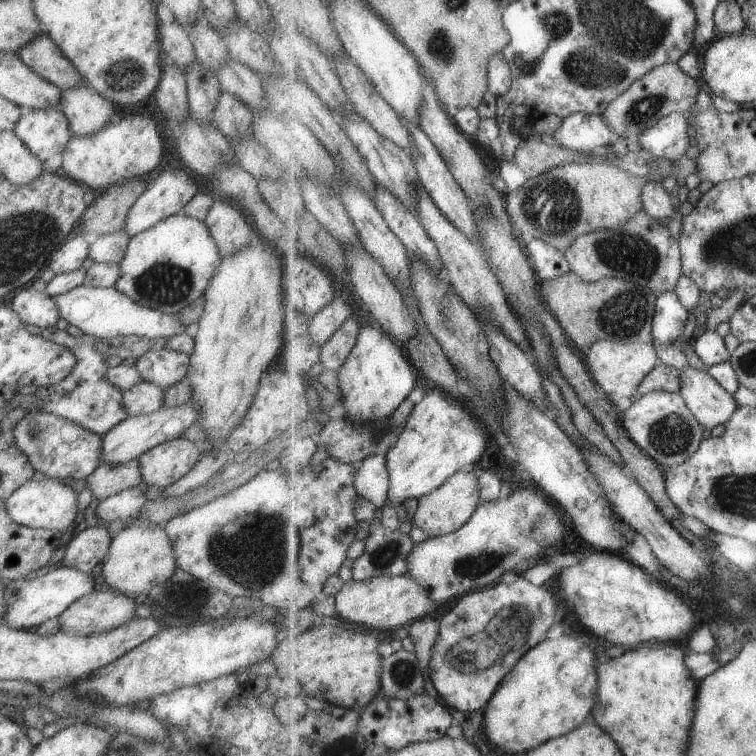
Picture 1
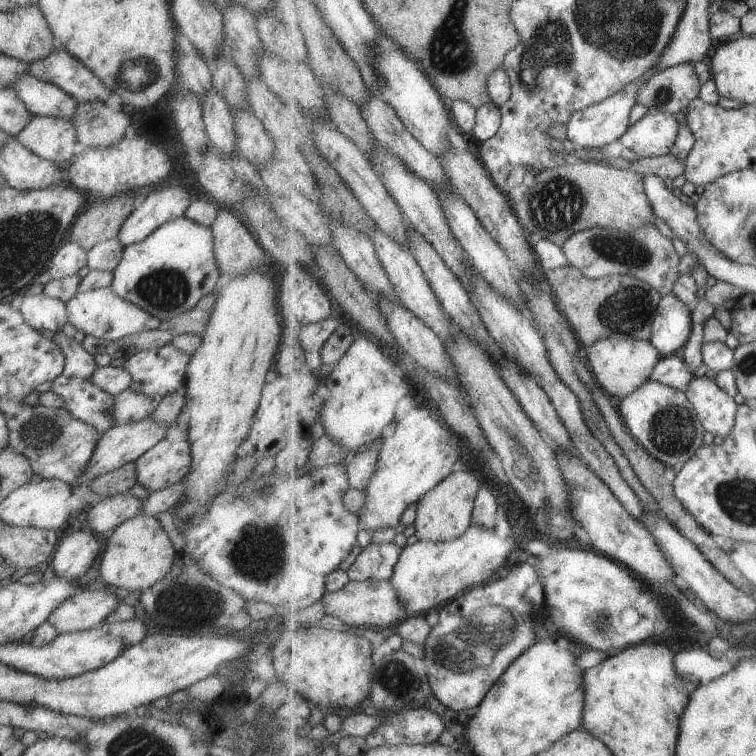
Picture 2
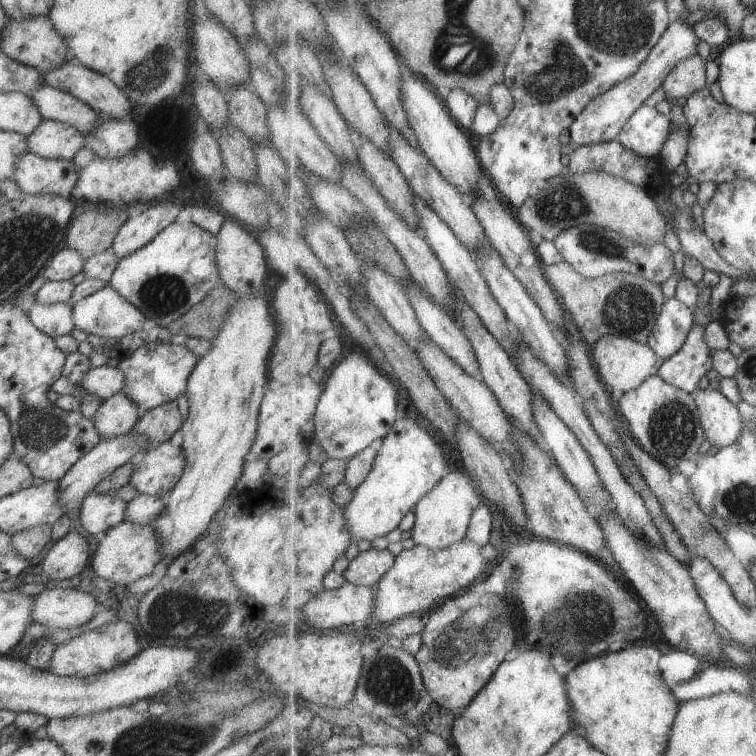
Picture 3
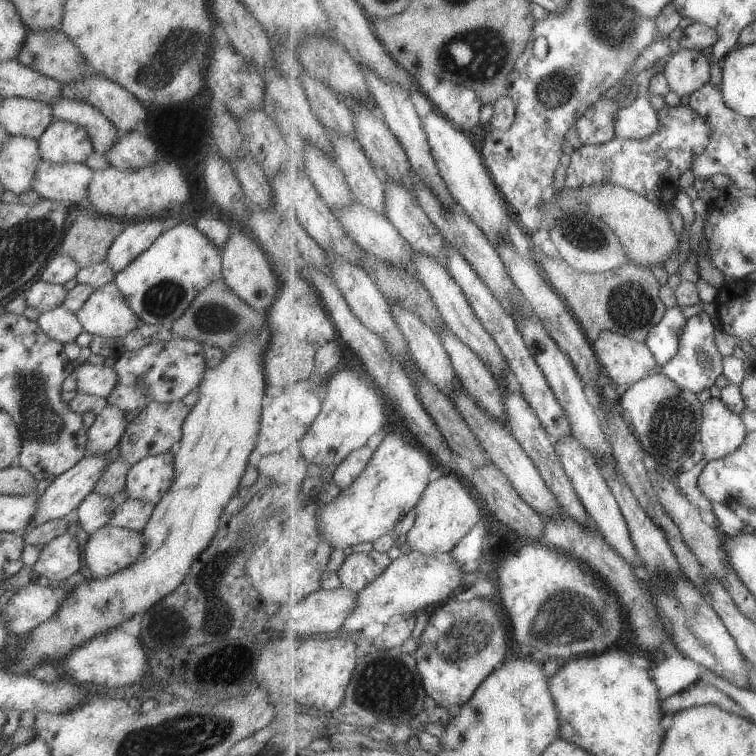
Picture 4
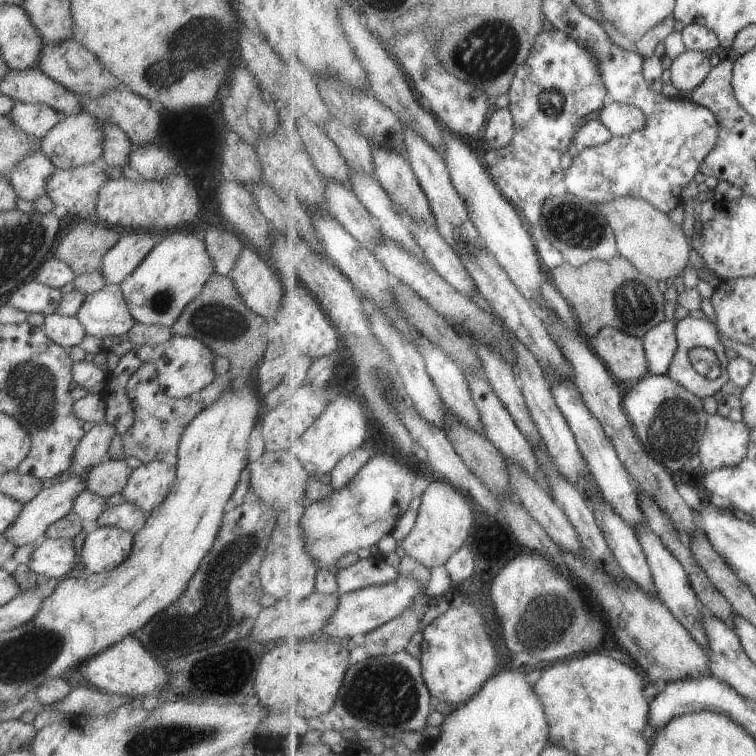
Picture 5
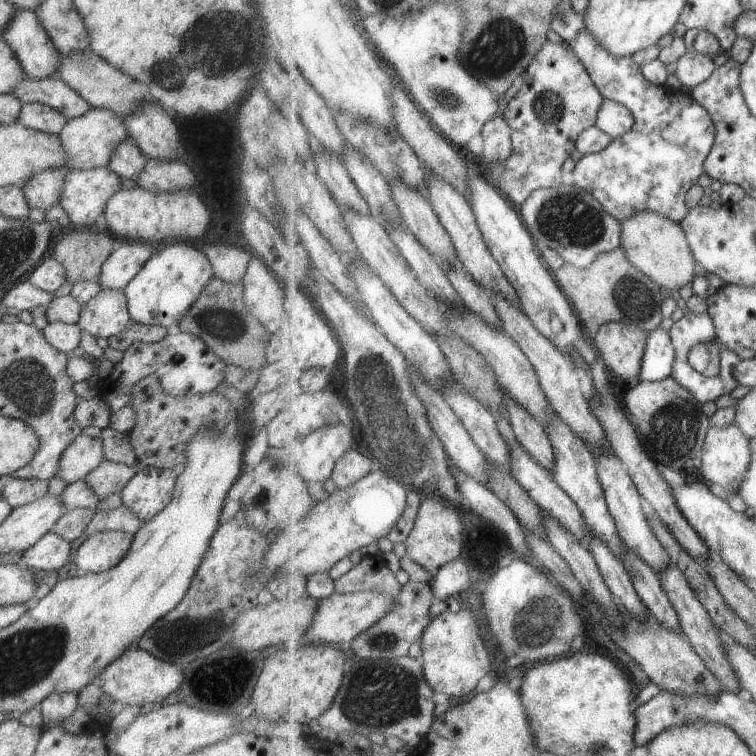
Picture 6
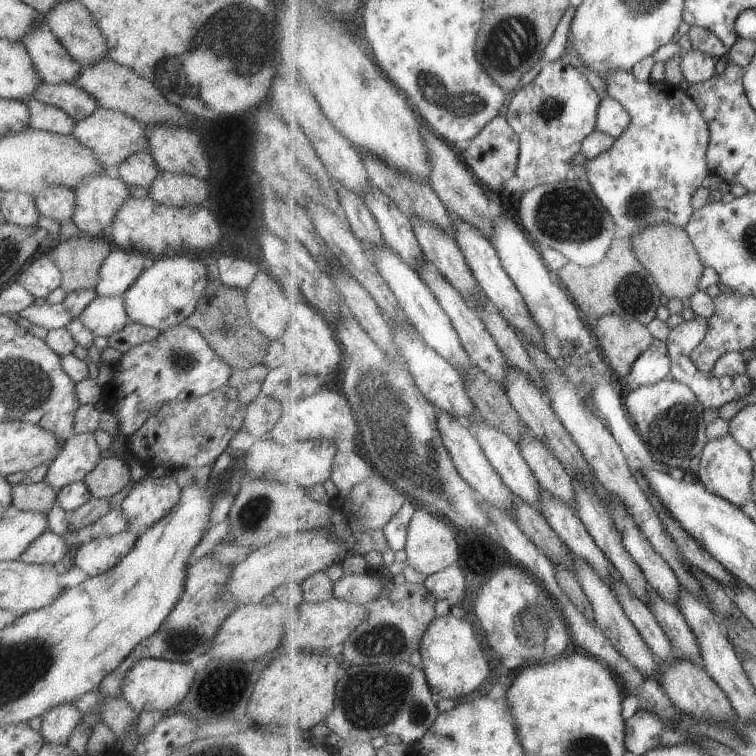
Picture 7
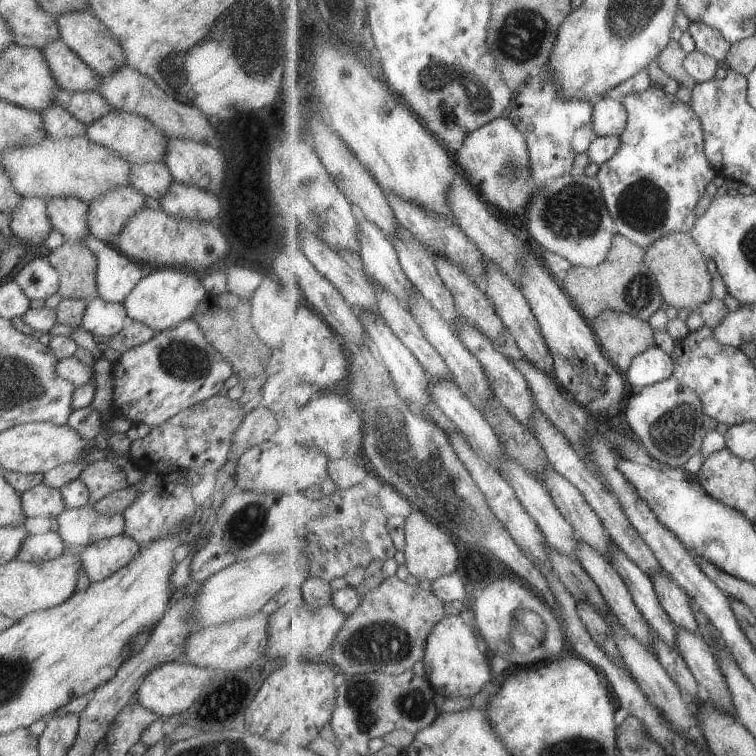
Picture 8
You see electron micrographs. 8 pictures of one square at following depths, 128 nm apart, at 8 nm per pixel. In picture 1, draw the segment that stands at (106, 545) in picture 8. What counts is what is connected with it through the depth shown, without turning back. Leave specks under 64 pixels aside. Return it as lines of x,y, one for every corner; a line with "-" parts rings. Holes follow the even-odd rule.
134,518
111,539
107,557
102,563
101,575
105,583
124,595
146,594
153,586
166,582
177,569
174,551
163,527

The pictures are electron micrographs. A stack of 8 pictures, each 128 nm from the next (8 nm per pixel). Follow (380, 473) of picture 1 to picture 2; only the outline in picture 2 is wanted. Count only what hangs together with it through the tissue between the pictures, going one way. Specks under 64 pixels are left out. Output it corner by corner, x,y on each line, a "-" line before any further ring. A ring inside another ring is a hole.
375,443
370,449
359,454
353,454
346,461
349,488
366,491
374,473
378,469
382,443

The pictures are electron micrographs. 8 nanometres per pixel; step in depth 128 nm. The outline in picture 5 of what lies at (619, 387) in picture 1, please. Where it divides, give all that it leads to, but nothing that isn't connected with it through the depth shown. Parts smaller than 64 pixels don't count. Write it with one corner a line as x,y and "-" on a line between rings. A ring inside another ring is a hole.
607,327
591,343
618,383
629,380
639,382
649,375
649,360
643,338

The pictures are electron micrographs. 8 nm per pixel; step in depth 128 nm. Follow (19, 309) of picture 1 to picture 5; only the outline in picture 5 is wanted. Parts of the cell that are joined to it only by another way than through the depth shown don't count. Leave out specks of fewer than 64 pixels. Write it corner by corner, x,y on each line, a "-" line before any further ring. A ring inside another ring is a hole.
59,312
44,316
41,330
51,342
65,350
77,346
86,336
83,326
77,321
76,317
62,316

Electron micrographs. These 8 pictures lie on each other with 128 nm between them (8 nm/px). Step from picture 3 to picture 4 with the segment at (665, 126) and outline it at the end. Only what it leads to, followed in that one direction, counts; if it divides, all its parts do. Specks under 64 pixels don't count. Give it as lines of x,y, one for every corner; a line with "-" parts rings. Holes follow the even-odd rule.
650,68
634,78
633,98
616,114
616,136
621,139
649,137
660,125
658,112
649,102
648,84
655,72

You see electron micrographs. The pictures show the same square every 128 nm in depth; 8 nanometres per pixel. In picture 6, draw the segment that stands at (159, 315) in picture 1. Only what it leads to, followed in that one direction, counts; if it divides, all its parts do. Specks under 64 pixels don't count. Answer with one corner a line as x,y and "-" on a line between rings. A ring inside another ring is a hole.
102,289
81,305
78,326
94,338
119,334
131,322
122,290

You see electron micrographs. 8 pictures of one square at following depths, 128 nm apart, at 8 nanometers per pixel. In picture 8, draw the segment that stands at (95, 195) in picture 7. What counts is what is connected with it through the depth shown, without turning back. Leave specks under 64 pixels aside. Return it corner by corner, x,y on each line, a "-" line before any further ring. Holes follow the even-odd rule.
131,185
116,186
104,191
99,198
88,204
86,225
91,236
114,245
115,238
124,227
124,222
136,212
145,208
144,196

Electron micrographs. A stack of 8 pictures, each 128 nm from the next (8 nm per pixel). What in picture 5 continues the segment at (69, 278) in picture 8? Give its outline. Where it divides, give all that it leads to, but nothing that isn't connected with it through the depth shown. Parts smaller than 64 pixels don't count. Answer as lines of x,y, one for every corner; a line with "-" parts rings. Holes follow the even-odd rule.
79,220
61,236
54,258
65,262
74,276
100,271
102,257
115,246
121,233
119,229
100,222

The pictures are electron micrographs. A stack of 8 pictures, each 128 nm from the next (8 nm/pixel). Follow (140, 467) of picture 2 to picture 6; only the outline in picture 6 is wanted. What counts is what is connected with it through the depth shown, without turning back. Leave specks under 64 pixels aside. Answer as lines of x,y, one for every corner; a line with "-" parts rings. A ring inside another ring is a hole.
146,467
131,476
121,490
122,506
145,523
171,500
176,476
171,469

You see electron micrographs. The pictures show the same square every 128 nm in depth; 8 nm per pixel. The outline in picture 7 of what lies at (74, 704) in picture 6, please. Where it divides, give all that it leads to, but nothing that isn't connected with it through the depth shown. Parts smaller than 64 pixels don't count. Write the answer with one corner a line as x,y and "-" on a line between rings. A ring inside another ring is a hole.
71,702
50,708
42,716
39,730
43,744
67,746
67,738
81,717
82,714

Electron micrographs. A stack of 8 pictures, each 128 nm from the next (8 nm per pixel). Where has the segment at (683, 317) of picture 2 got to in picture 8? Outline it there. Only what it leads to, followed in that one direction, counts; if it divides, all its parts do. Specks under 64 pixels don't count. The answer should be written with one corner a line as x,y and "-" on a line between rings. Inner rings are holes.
655,345
634,358
625,377
637,393
646,386
667,380
674,374
674,368
672,356

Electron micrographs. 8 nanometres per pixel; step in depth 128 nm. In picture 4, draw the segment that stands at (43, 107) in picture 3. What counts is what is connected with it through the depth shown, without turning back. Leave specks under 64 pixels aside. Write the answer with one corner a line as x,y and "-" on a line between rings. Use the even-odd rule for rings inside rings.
61,97
49,106
55,119
82,126
87,131
93,150
97,154
106,153
120,135
111,121
108,121
96,108
83,101

